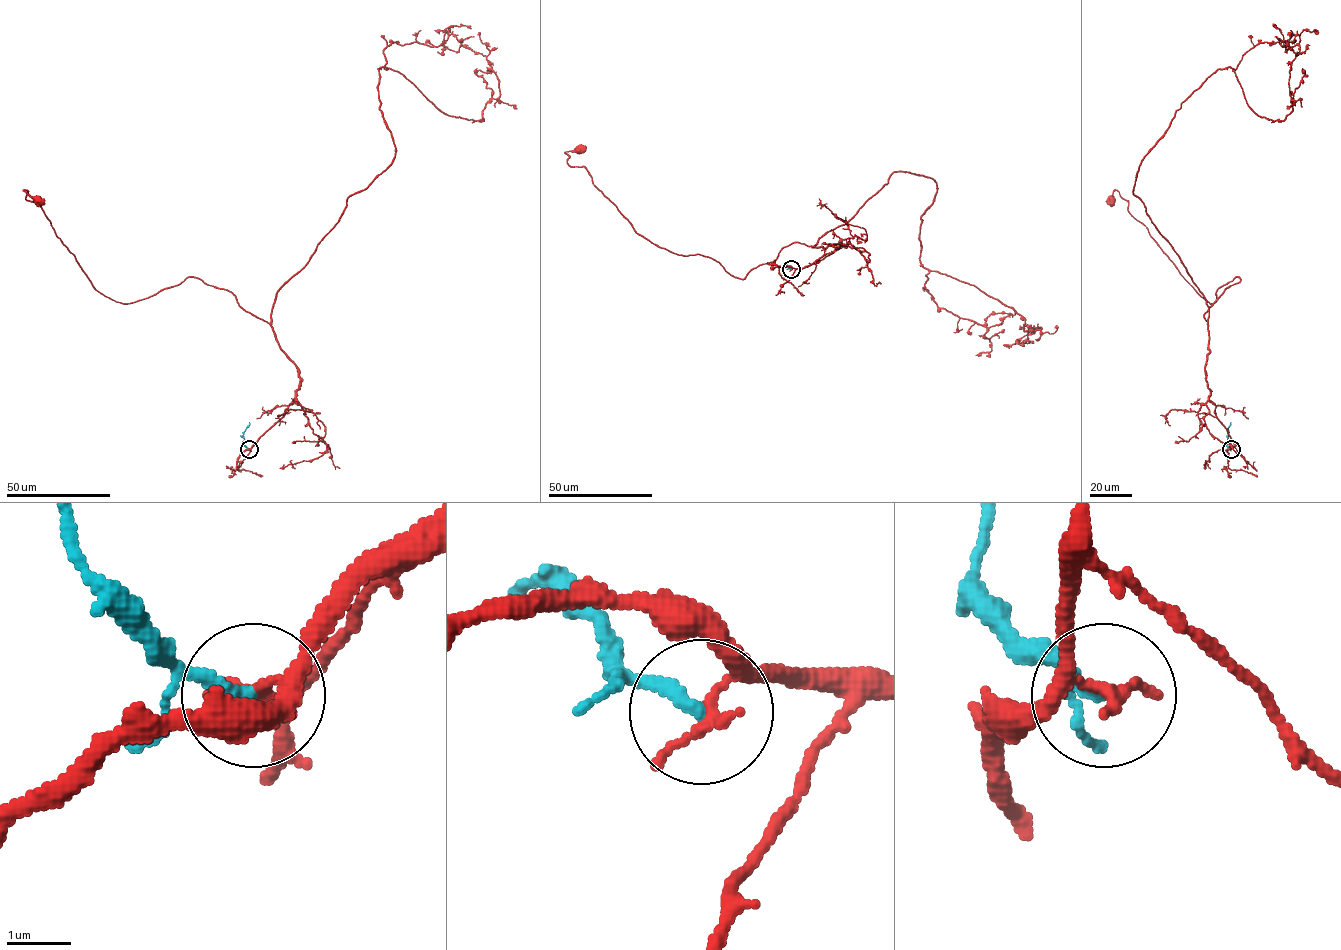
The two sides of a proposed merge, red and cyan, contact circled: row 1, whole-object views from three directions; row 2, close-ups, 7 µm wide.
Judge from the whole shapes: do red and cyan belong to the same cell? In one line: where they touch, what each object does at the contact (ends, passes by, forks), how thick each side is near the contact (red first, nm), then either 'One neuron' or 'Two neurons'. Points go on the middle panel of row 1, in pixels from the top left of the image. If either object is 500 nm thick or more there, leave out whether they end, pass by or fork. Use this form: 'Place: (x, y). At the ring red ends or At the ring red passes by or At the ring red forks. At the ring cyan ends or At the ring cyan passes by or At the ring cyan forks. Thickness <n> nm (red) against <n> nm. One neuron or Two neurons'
Place: (791, 269). At the ring red passes by. At the ring cyan ends. Thickness 170 nm (red) against 200 nm. One neuron

